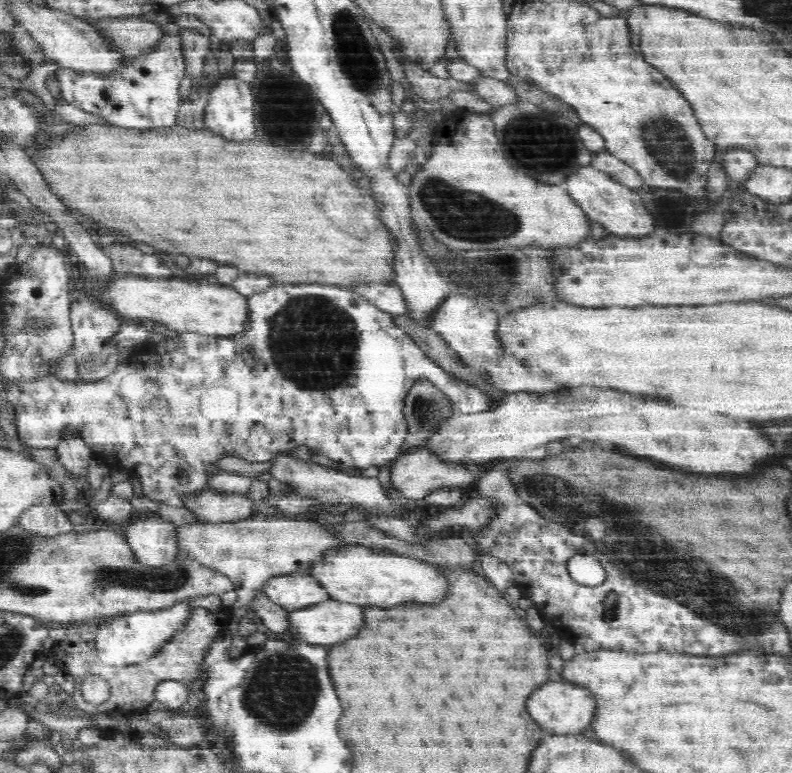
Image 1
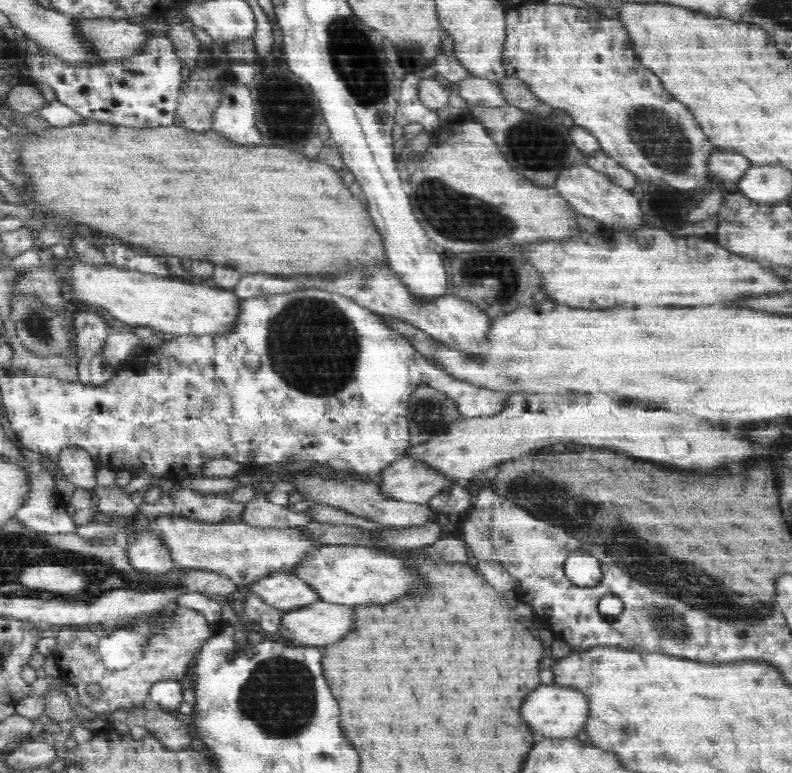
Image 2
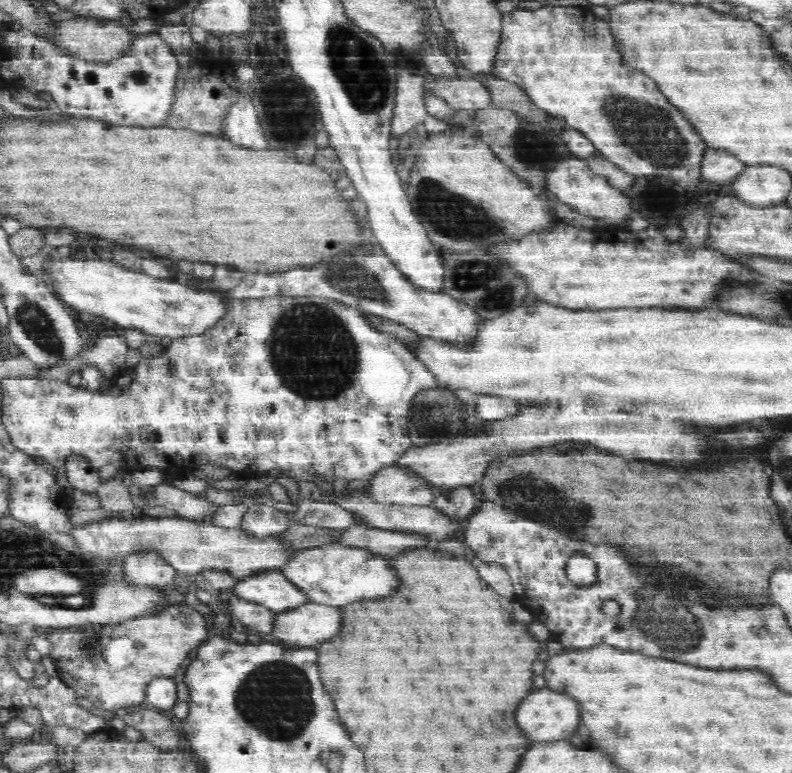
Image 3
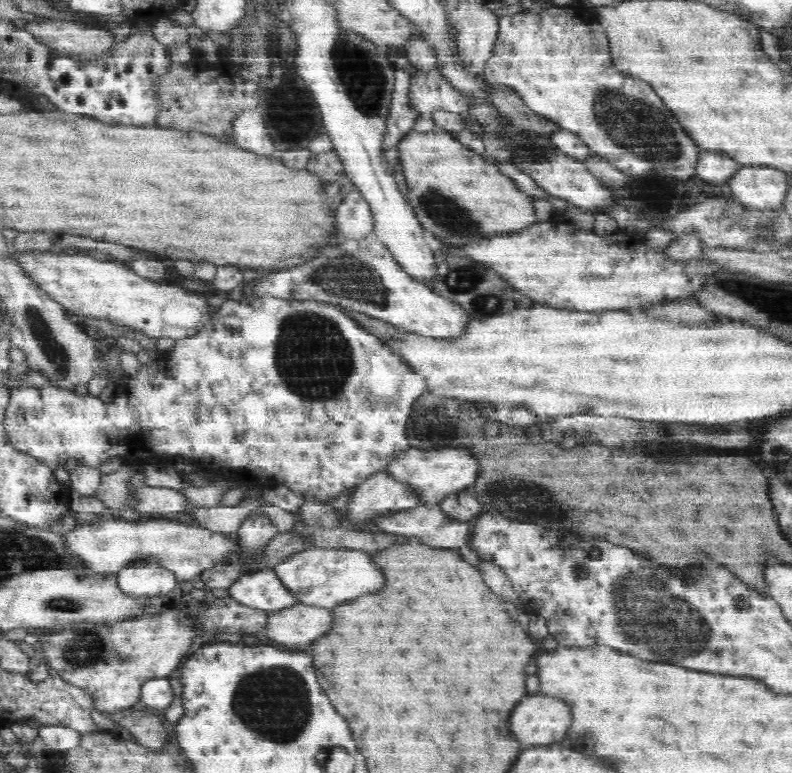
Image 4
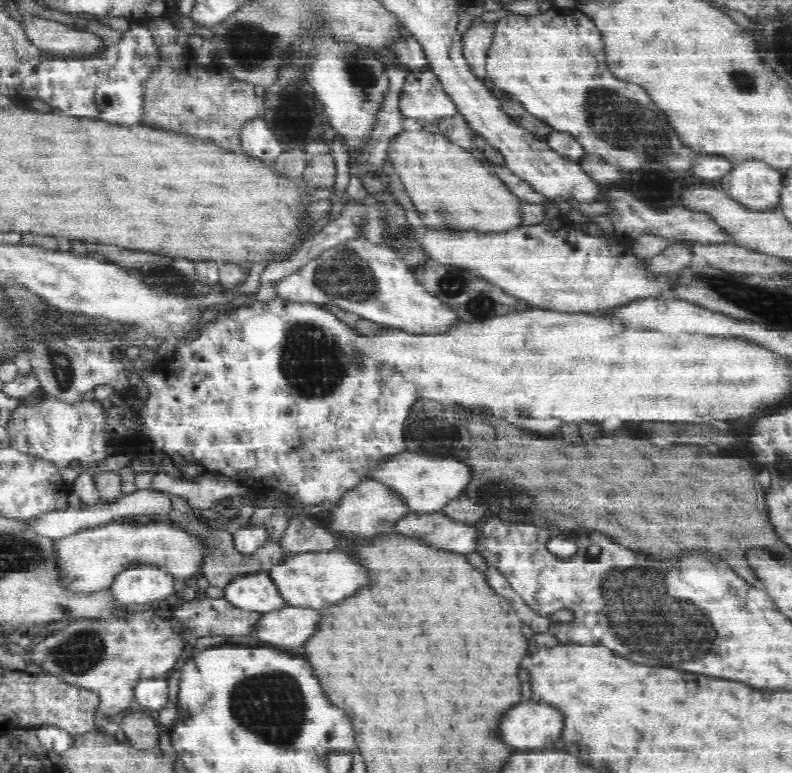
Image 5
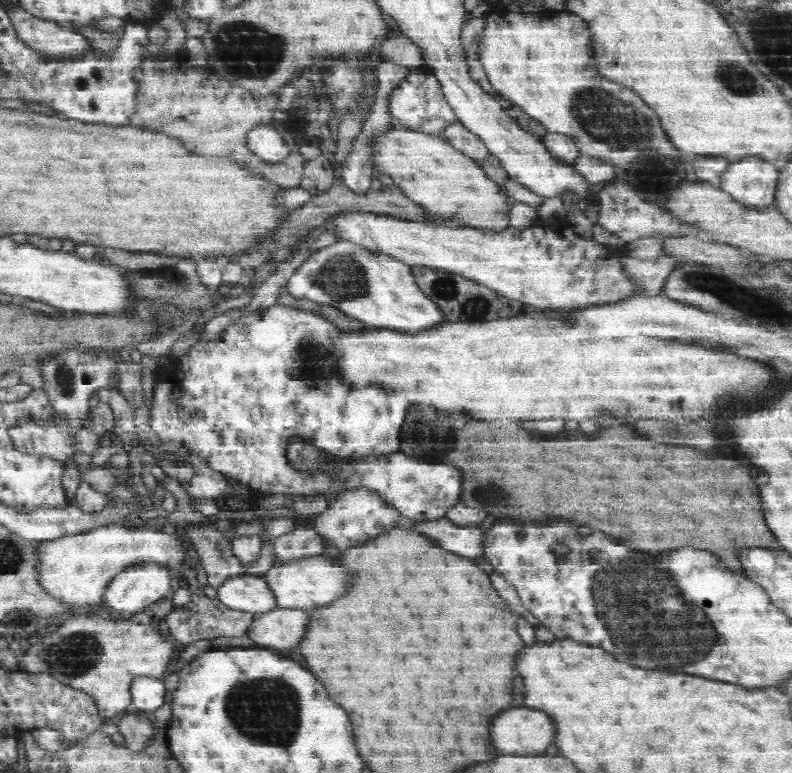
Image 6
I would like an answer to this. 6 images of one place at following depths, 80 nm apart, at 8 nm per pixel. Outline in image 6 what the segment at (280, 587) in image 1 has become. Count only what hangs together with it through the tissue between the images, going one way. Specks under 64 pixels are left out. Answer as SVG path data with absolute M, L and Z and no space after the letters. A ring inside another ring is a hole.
M240 575L229 578L217 589L217 598L230 608L252 613L265 613L278 608L265 575Z

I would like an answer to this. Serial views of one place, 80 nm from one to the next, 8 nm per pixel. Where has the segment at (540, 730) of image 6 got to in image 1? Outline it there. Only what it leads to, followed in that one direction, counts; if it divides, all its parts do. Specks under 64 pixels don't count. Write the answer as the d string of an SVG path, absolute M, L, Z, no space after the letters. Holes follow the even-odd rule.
M548 682L546 686L540 686L532 696L530 696L530 714L532 718L544 728L552 730L554 734L569 735L582 733L590 722L594 720L596 714L596 696L590 692L588 686L574 684L574 682Z

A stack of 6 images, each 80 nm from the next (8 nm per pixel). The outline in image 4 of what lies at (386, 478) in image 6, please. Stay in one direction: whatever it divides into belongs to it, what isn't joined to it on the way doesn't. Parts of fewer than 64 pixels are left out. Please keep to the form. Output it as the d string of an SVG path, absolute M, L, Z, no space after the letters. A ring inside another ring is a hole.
M442 446L436 450L418 450L410 447L400 453L398 459L386 468L394 478L409 482L423 496L424 504L438 505L447 494L472 488L481 472L478 455L469 446Z

